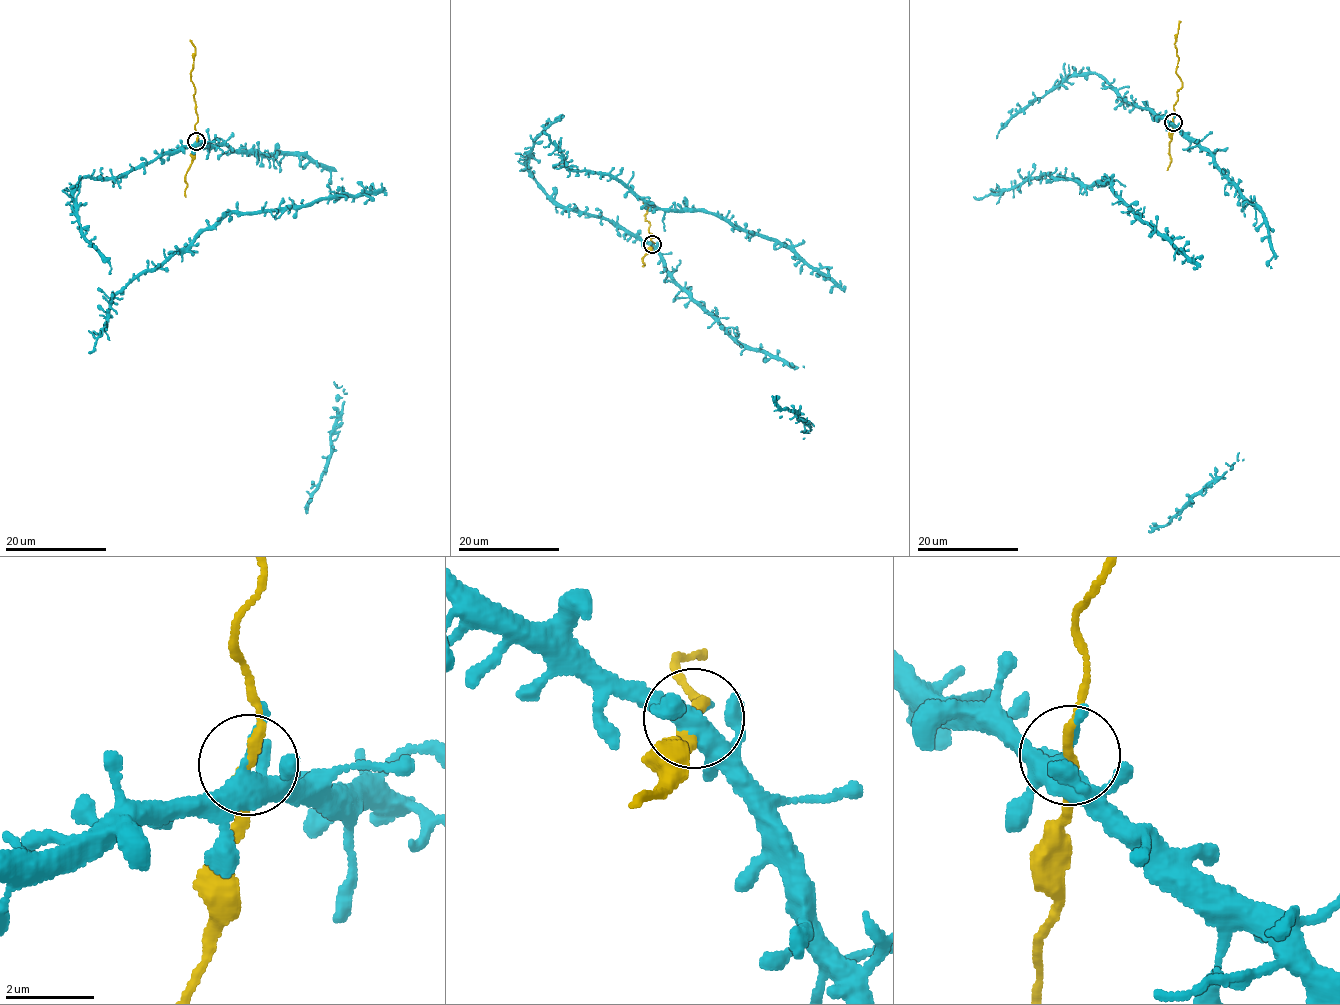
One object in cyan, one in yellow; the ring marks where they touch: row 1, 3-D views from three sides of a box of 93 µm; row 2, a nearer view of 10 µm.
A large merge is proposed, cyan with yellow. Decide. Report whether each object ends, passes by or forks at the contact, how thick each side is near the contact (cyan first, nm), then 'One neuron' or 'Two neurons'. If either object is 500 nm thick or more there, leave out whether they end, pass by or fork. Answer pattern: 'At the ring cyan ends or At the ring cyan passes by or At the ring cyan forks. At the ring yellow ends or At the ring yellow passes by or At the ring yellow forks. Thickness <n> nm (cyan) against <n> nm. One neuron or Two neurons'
At the ring cyan forks. At the ring yellow passes by. Thickness 280 nm (cyan) against 200 nm. One neuron

